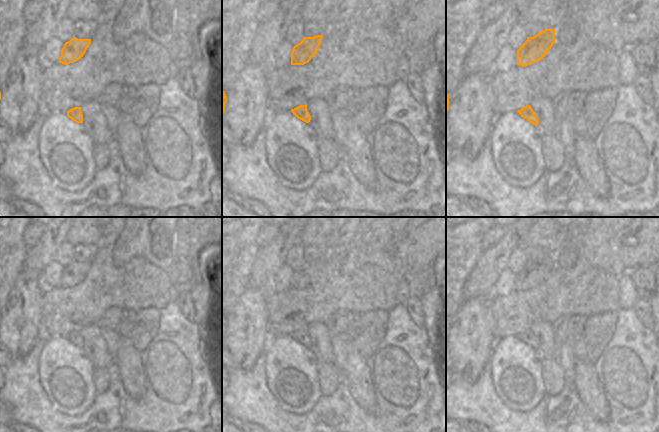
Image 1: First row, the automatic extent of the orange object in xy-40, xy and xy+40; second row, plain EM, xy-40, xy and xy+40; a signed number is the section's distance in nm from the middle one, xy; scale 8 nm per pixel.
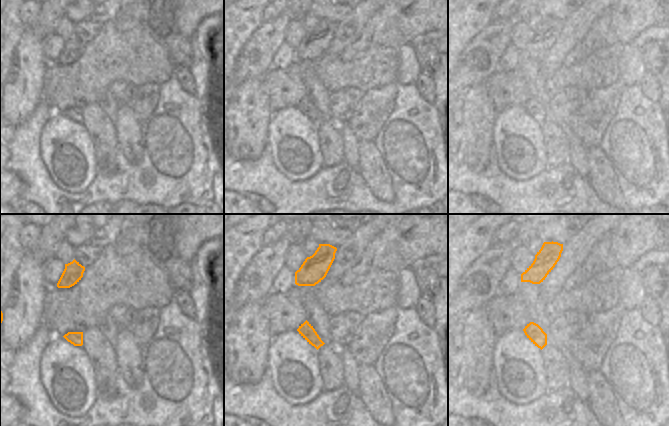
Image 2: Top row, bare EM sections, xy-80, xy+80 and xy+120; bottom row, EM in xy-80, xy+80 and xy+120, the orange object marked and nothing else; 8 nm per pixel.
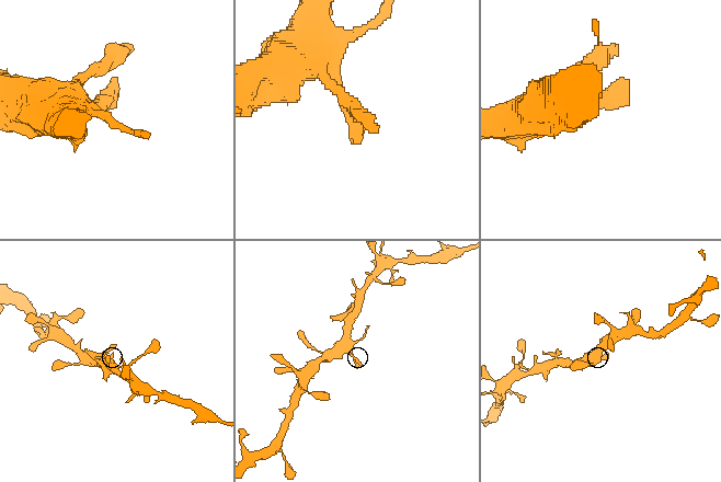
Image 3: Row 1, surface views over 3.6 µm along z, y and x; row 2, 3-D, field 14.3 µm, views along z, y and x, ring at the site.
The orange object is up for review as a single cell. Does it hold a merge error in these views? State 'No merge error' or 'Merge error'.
No merge error.

